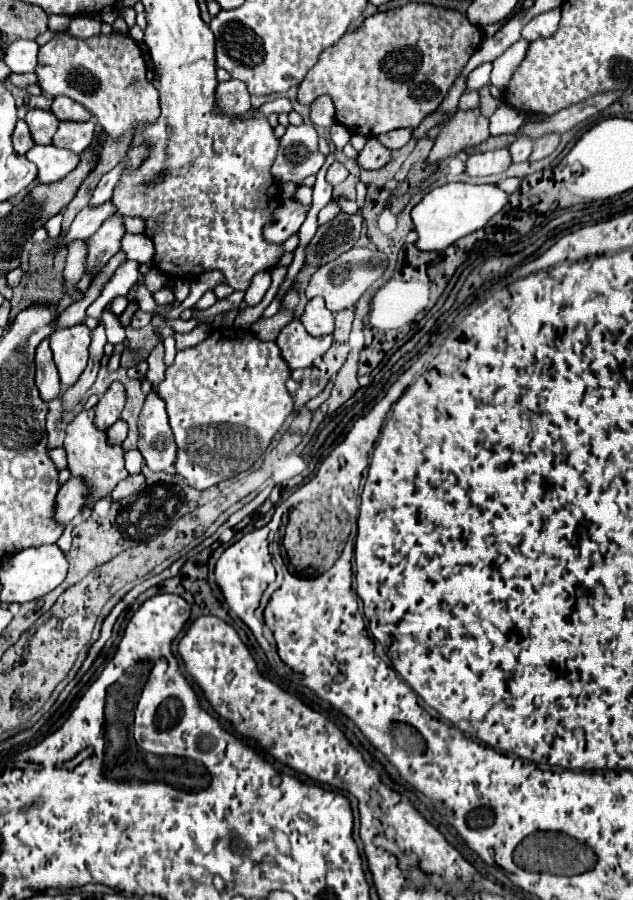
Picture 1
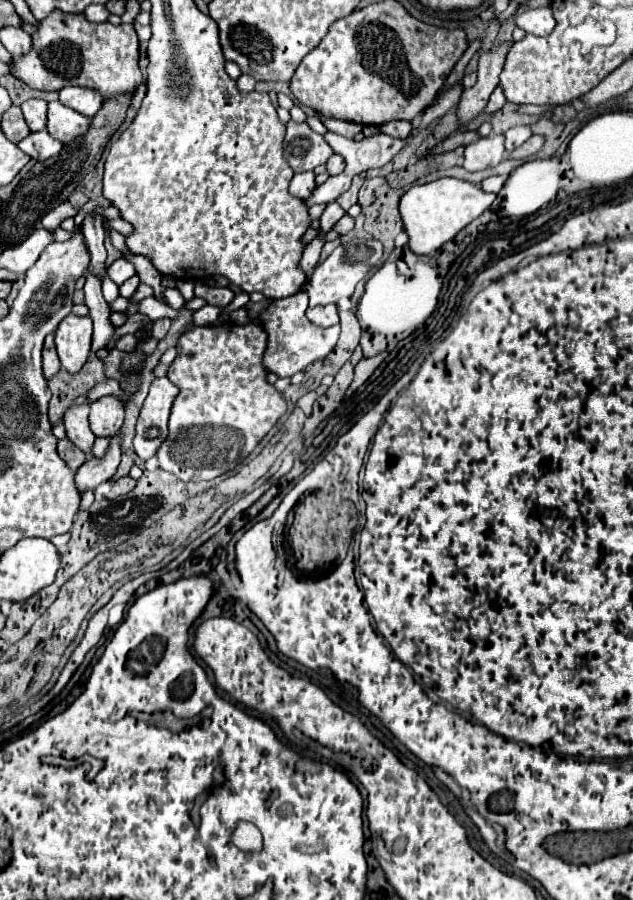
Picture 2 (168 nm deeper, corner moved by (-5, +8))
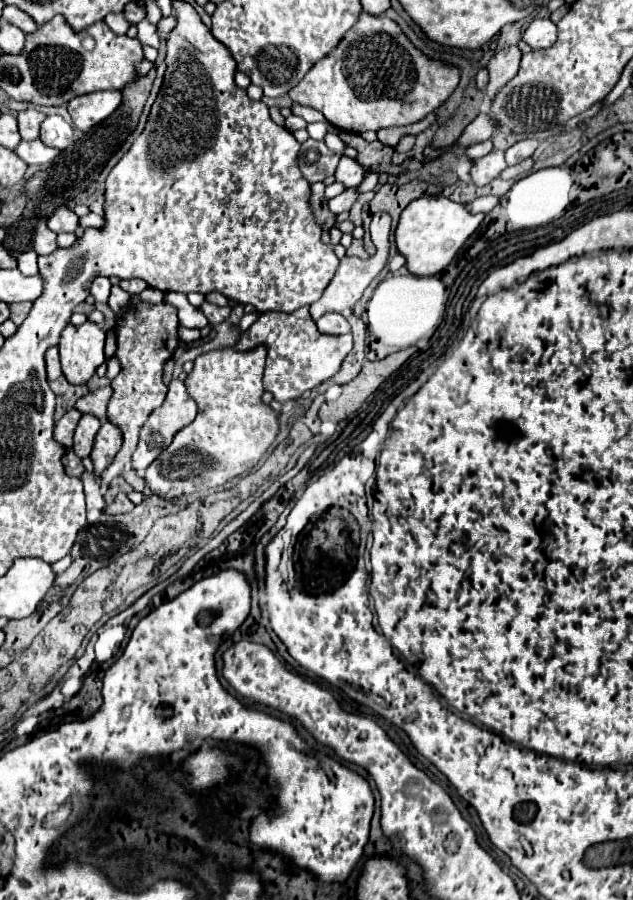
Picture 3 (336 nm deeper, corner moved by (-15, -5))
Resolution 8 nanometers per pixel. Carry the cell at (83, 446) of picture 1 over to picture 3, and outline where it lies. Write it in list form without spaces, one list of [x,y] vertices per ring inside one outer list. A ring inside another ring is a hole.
[[[91,414],[81,416],[81,420],[77,424],[77,430],[75,430],[75,438],[73,438],[75,440],[73,450],[79,458],[89,458],[99,426],[101,426],[101,422],[95,416],[91,416]]]

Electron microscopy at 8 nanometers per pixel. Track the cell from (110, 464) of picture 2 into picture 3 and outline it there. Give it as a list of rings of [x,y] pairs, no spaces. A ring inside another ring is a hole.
[[[133,296],[131,300],[131,308],[117,318],[117,358],[121,362],[121,372],[117,378],[111,380],[113,386],[113,396],[107,408],[107,418],[121,426],[123,430],[123,446],[117,452],[115,460],[103,470],[101,474],[101,486],[109,488],[111,480],[121,476],[123,470],[127,468],[127,464],[131,462],[131,456],[137,448],[139,442],[139,432],[143,428],[143,424],[147,422],[149,414],[161,406],[165,394],[167,394],[167,386],[163,384],[163,364],[165,360],[169,360],[177,348],[177,310],[167,304],[145,304],[139,300],[139,296]]]

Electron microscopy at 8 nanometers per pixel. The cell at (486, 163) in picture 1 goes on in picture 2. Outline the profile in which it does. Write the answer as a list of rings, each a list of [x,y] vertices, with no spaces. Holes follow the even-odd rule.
[[[491,133],[489,137],[483,137],[471,145],[465,147],[465,163],[463,167],[467,171],[481,171],[487,167],[495,167],[501,163],[505,157],[505,147],[503,147],[505,137]]]

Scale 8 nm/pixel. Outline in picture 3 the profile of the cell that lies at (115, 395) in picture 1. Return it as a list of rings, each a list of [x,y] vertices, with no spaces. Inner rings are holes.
[[[105,420],[103,426],[99,428],[97,436],[95,436],[95,446],[91,452],[91,460],[95,464],[95,474],[99,476],[115,458],[115,454],[119,452],[119,446],[123,442],[123,432],[119,426],[115,426],[113,422]]]

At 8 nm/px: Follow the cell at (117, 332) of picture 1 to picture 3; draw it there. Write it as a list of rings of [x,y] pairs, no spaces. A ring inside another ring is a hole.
[[[105,276],[95,278],[95,282],[93,282],[93,286],[91,286],[91,294],[93,294],[95,302],[107,304],[107,300],[109,300],[109,296],[111,296],[111,280],[105,278]]]

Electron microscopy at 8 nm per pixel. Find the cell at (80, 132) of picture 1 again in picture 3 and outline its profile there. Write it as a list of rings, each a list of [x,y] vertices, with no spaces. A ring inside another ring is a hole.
[[[47,116],[45,122],[41,124],[41,136],[39,136],[47,146],[65,150],[67,146],[75,144],[79,140],[79,132],[67,124],[61,116]]]

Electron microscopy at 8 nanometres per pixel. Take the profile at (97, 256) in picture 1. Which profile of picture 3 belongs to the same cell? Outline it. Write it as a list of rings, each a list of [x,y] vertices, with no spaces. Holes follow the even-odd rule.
[[[37,224],[37,234],[35,234],[37,238],[35,238],[35,248],[37,248],[37,252],[39,254],[51,254],[51,252],[55,252],[55,248],[59,248],[57,246],[57,234],[55,232],[51,232],[45,224]]]

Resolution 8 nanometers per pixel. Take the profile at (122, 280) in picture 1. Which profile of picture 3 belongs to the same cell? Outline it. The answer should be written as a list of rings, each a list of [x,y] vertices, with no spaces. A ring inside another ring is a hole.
[[[121,280],[119,282],[119,286],[125,290],[125,292],[129,292],[129,294],[141,294],[145,288],[147,288],[147,284],[143,282],[143,280]]]

